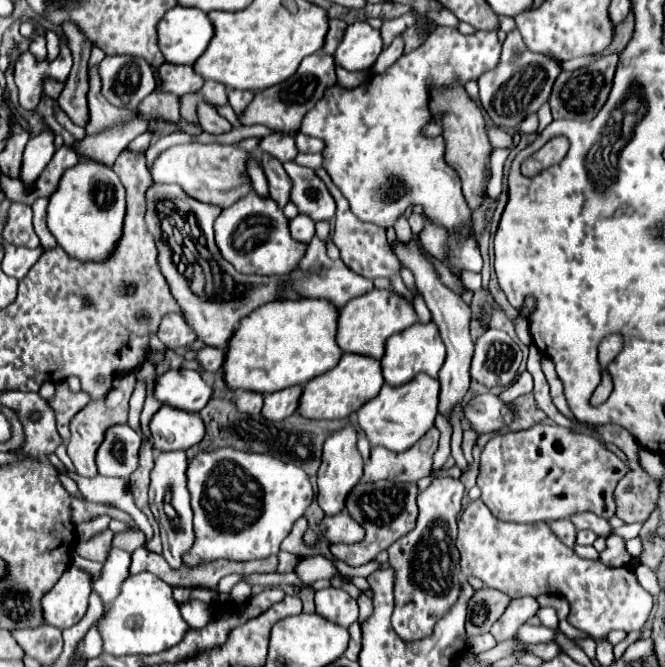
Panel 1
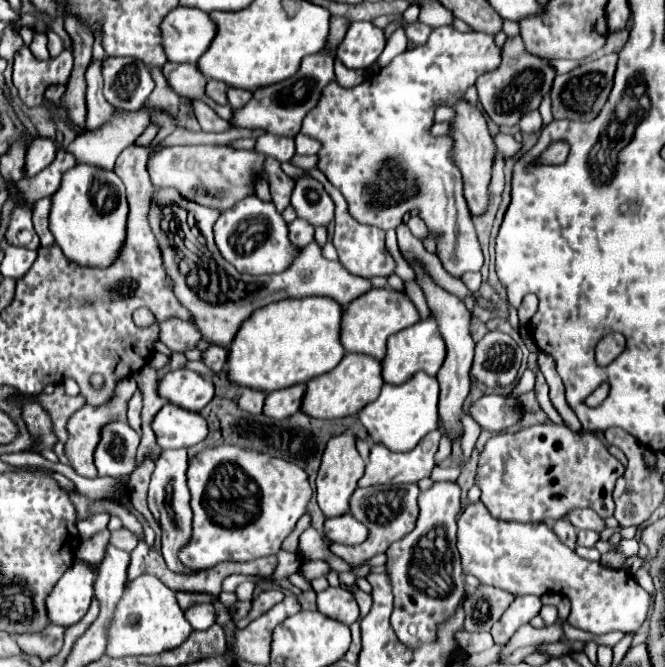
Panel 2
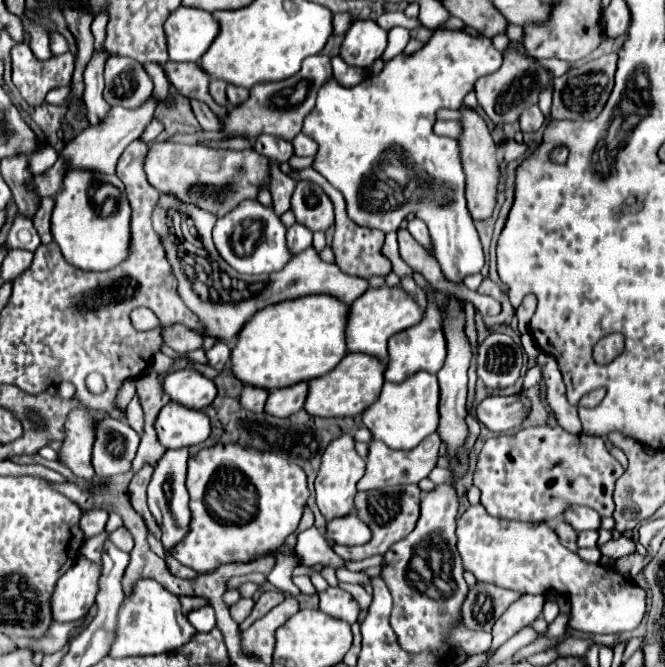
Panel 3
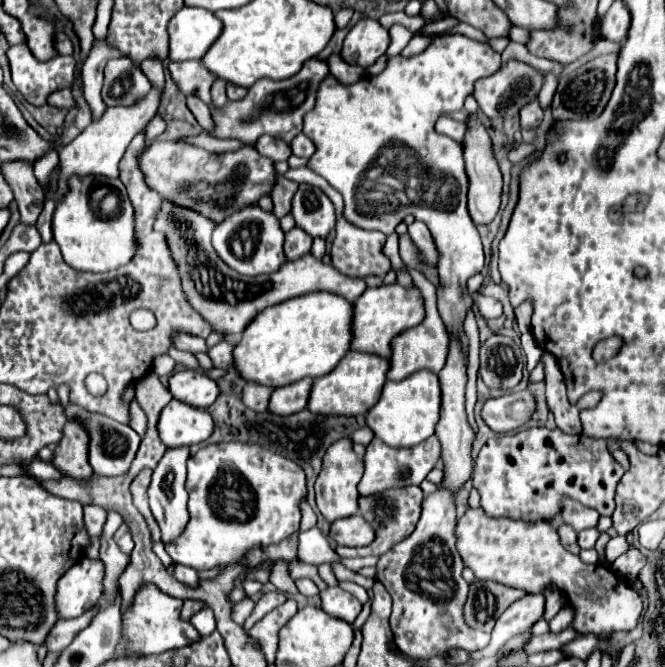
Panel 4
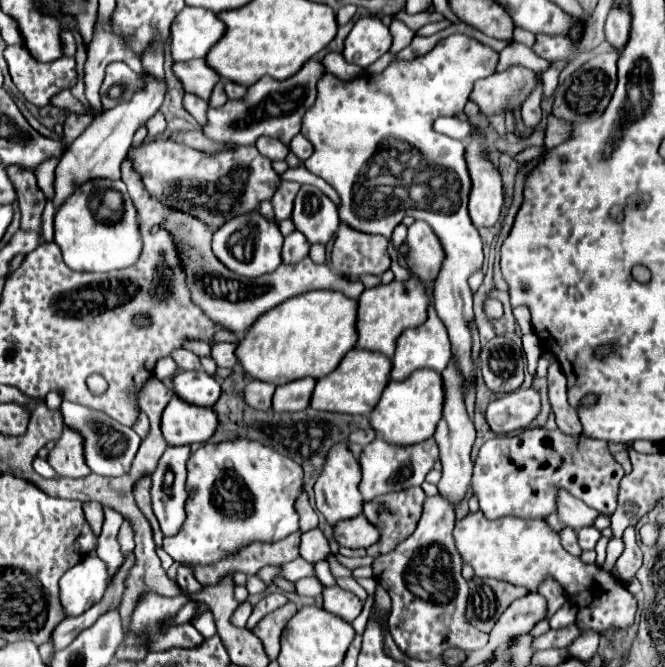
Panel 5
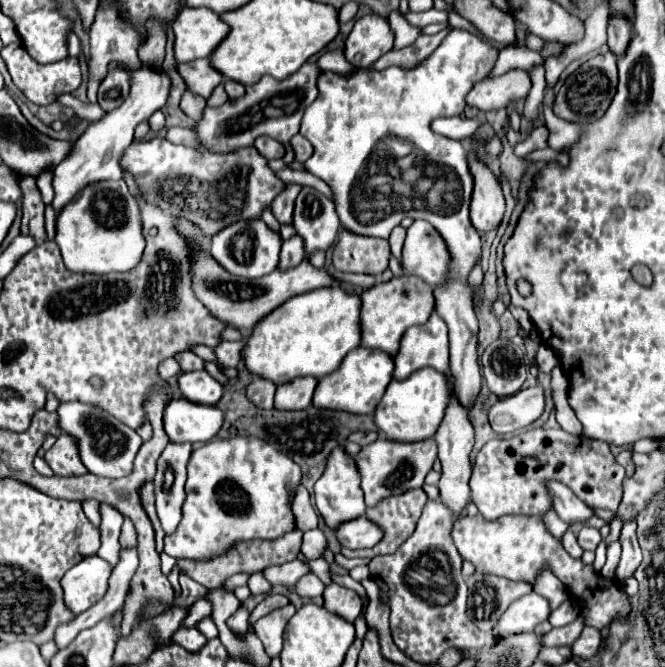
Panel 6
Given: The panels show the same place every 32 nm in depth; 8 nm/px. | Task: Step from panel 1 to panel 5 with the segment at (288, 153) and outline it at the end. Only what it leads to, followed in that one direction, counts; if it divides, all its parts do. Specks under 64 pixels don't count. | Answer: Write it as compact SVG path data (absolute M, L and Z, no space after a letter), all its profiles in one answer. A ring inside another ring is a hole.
M260 136L256 140L256 148L262 156L270 158L270 160L284 160L288 154L288 146L280 144L280 140L272 140L268 136Z

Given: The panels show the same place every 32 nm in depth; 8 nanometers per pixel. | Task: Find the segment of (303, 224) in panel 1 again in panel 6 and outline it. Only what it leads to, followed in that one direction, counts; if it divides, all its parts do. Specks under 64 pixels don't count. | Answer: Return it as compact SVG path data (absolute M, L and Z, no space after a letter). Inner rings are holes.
M294 236L294 238L290 238L290 240L286 240L282 244L278 268L280 270L294 268L294 266L298 266L302 262L302 258L304 258L304 244L300 244L300 236Z

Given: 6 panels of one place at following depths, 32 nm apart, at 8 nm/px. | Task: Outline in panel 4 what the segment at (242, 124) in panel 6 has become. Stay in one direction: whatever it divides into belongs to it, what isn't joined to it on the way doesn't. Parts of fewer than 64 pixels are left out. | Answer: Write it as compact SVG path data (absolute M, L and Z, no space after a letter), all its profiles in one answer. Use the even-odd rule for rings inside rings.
M312 58L312 60L306 60L302 70L288 80L280 80L280 82L268 80L268 78L258 80L258 84L252 84L252 88L248 88L248 94L244 100L226 102L222 108L210 110L214 126L208 130L208 134L220 140L234 138L234 140L240 140L242 144L254 144L262 134L268 134L290 144L292 138L300 134L302 118L306 112L312 110L318 84L320 80L324 80L326 74L328 74L328 64L320 58Z

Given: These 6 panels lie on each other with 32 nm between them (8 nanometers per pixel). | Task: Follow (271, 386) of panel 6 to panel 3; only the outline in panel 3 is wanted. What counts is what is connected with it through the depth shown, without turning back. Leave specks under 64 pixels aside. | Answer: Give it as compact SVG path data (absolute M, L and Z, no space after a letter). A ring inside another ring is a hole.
M248 384L248 386L244 386L244 390L240 394L240 404L252 412L264 412L264 404L266 404L268 394L270 394L270 390Z

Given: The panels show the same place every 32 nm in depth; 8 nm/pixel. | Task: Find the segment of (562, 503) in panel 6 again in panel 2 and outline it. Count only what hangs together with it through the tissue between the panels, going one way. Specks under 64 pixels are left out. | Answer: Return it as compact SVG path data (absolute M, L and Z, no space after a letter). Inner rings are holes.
M576 508L576 510L568 512L566 518L572 522L572 526L576 530L594 530L594 532L604 530L604 520L590 508Z

